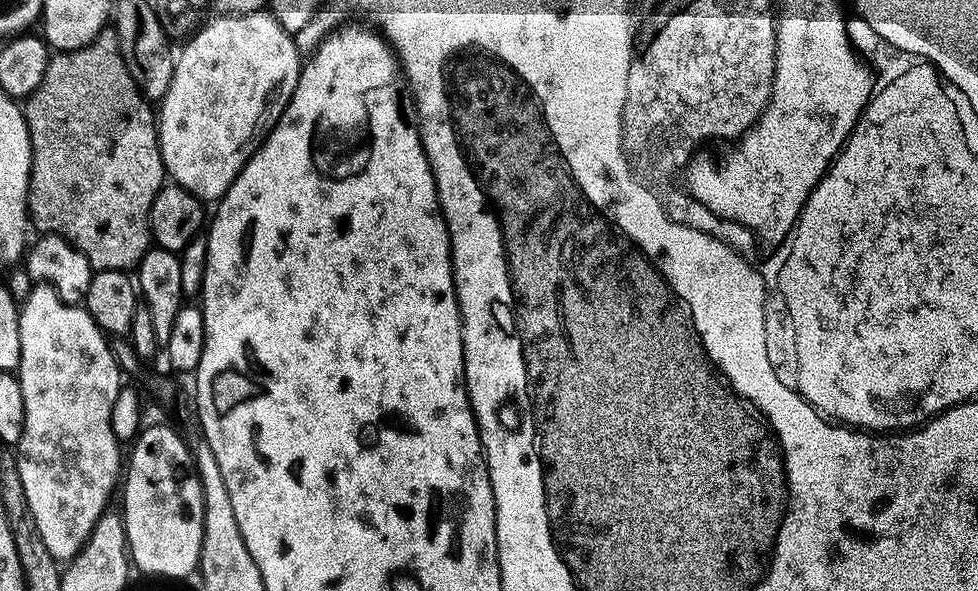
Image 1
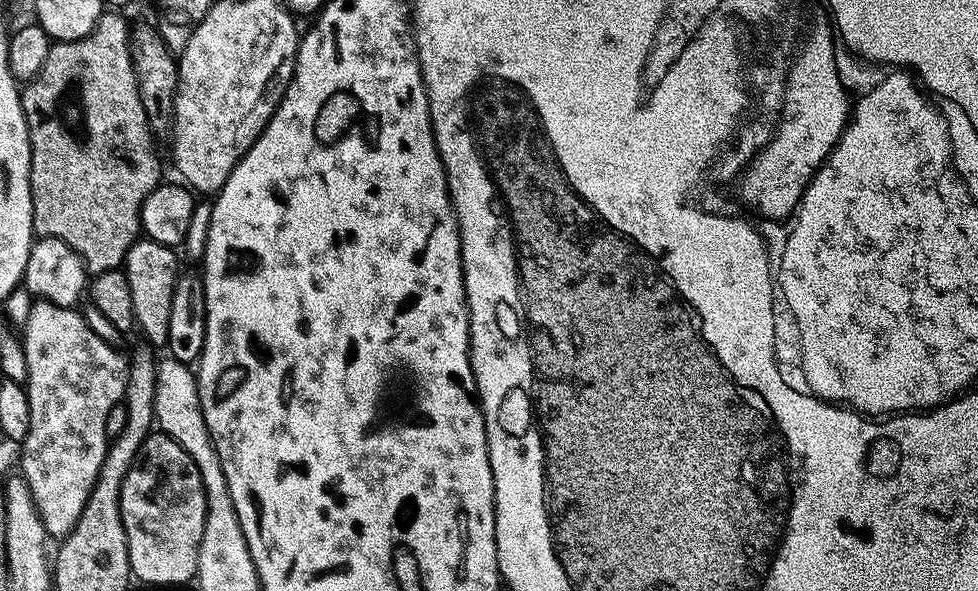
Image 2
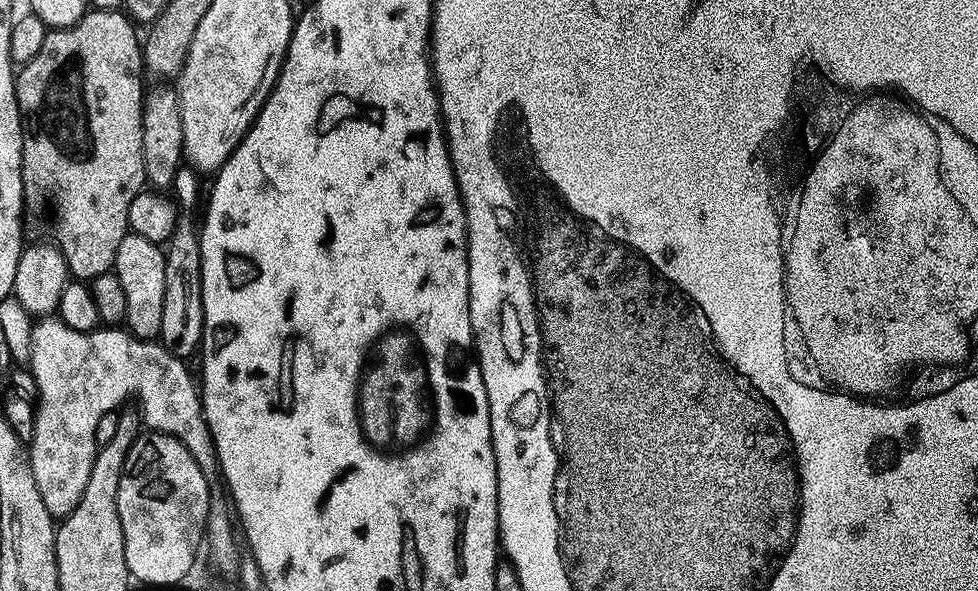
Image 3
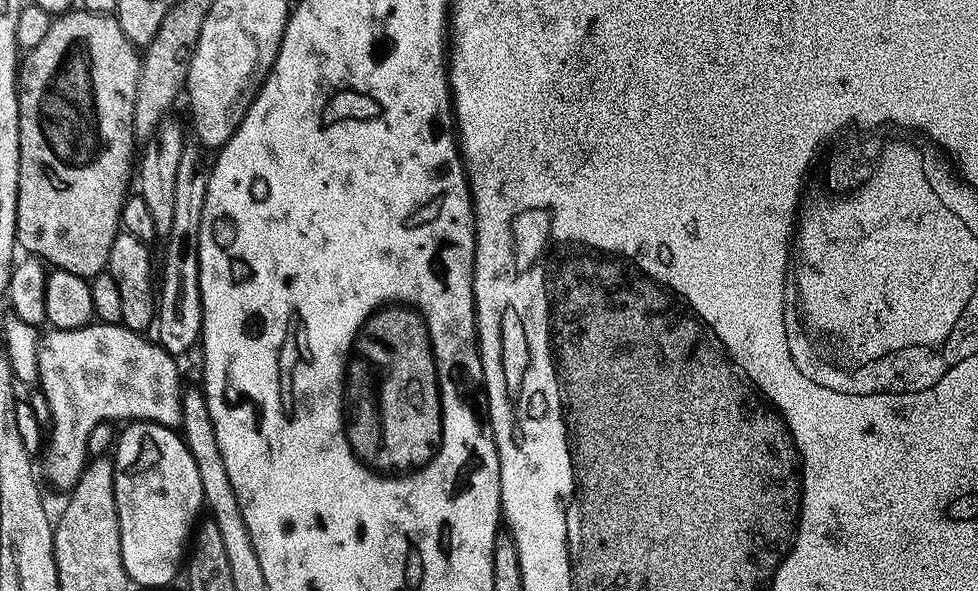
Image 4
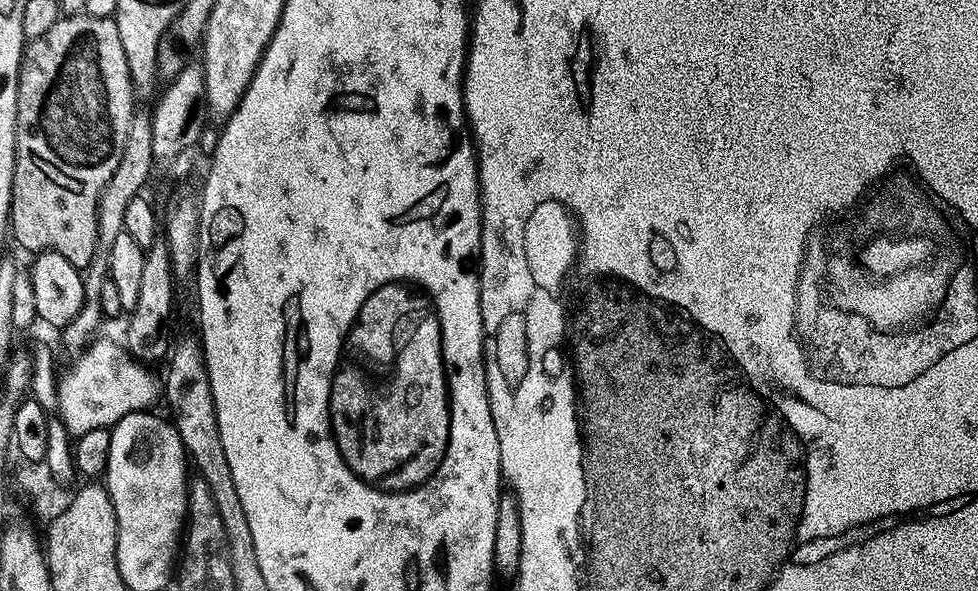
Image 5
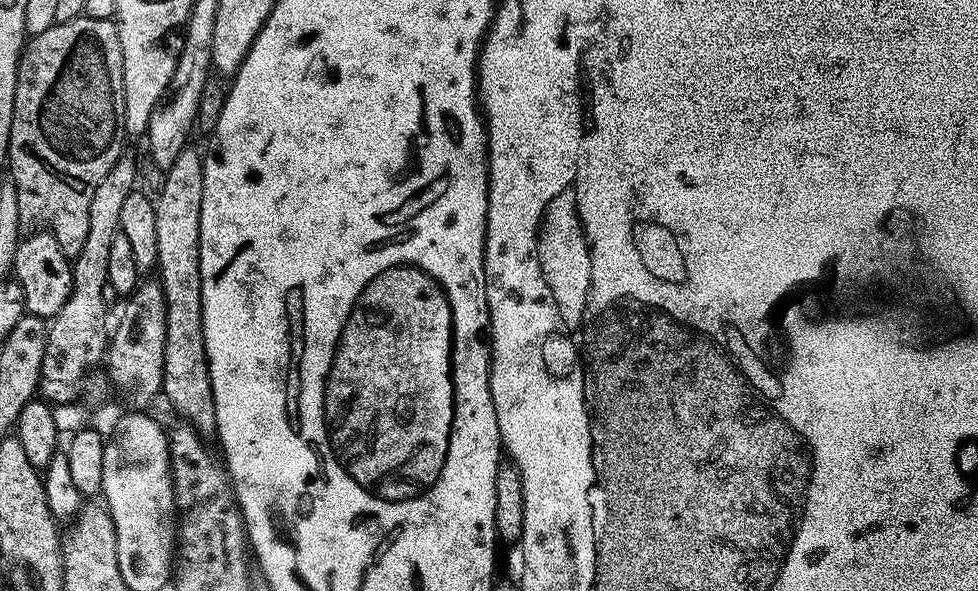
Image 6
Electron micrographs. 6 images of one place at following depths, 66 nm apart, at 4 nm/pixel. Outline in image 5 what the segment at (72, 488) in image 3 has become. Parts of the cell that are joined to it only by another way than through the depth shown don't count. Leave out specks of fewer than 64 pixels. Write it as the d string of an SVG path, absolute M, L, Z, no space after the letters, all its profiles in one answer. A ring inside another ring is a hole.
M93 339L92 343L73 359L77 360L64 373L61 371L58 376L56 385L58 419L72 438L80 437L95 428L111 429L124 415L131 412L143 412L152 406L148 404L154 403L158 398L160 400L162 396L161 377L155 376L151 372L153 369L147 363L141 363L133 357L119 339L118 341L100 339Z

